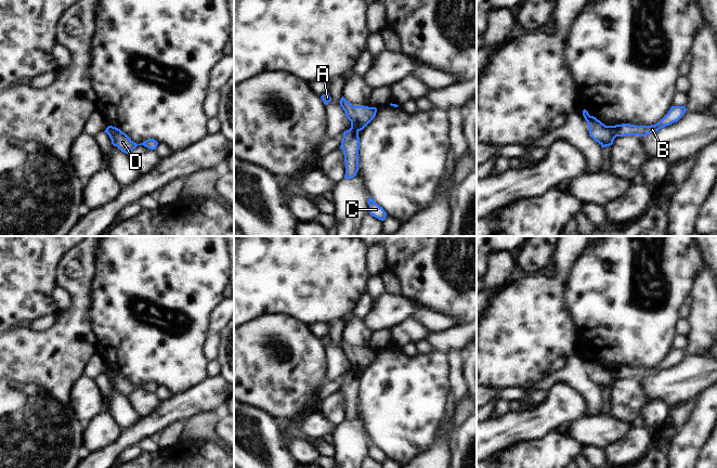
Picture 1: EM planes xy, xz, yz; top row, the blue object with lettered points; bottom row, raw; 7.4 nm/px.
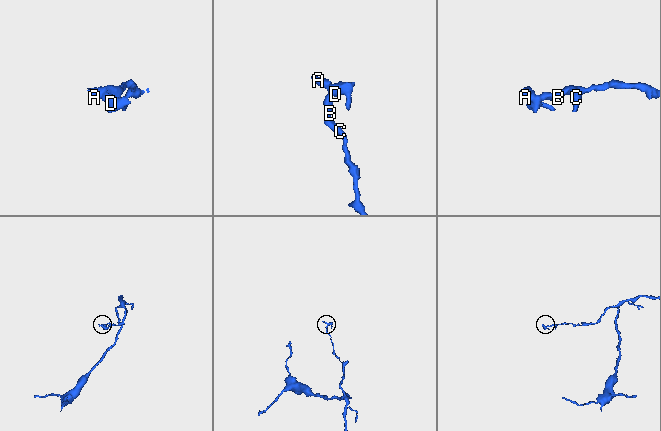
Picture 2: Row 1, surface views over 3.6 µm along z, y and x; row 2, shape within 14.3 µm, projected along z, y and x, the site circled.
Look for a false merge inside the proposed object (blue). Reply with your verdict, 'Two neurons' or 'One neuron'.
Two neurons

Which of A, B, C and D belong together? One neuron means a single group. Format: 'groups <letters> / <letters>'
groups A D / B C

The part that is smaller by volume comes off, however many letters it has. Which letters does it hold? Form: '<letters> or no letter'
A, D

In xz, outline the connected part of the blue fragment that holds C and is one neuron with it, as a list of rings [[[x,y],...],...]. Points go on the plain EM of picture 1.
[[[371,440],[368,441],[369,457],[383,464],[387,459],[387,455],[380,450]]]

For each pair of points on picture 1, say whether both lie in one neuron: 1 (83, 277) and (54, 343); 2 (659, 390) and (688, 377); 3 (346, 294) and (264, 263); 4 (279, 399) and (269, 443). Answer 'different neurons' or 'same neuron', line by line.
1: same neuron
2: same neuron
3: same neuron
4: different neurons

